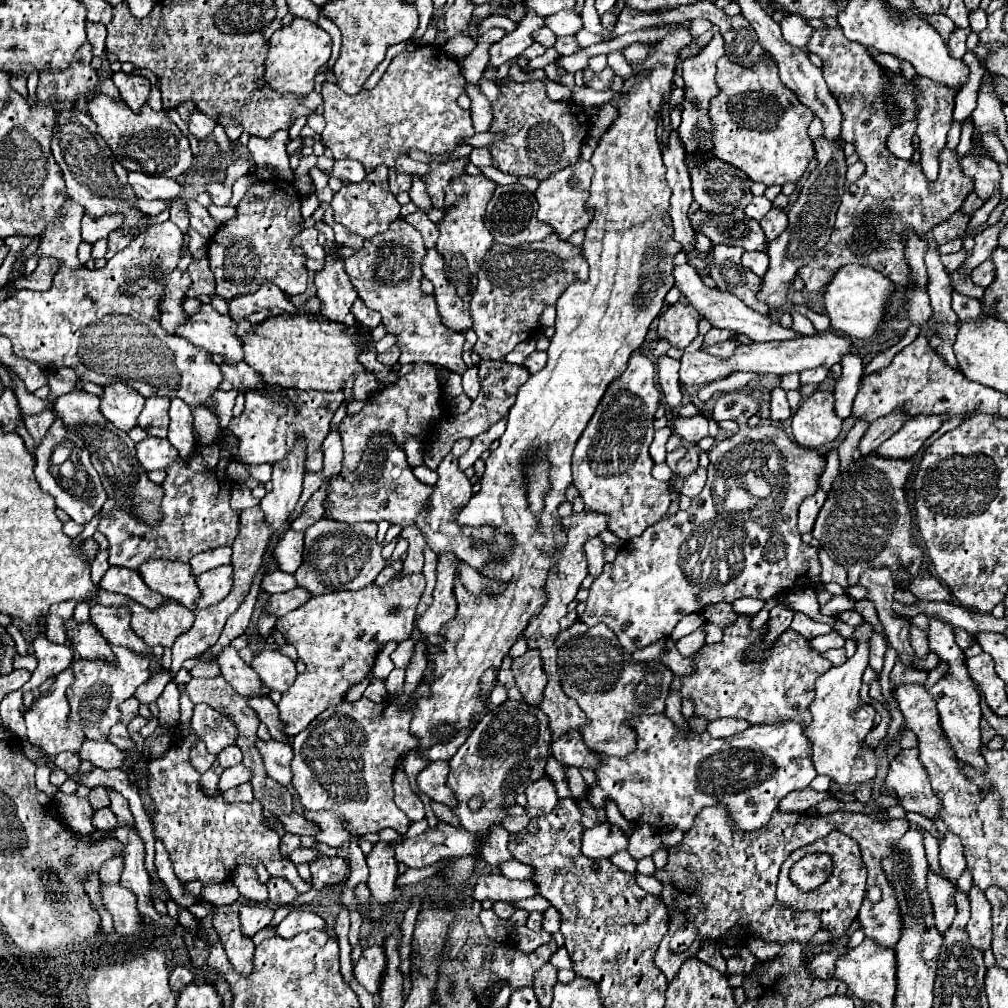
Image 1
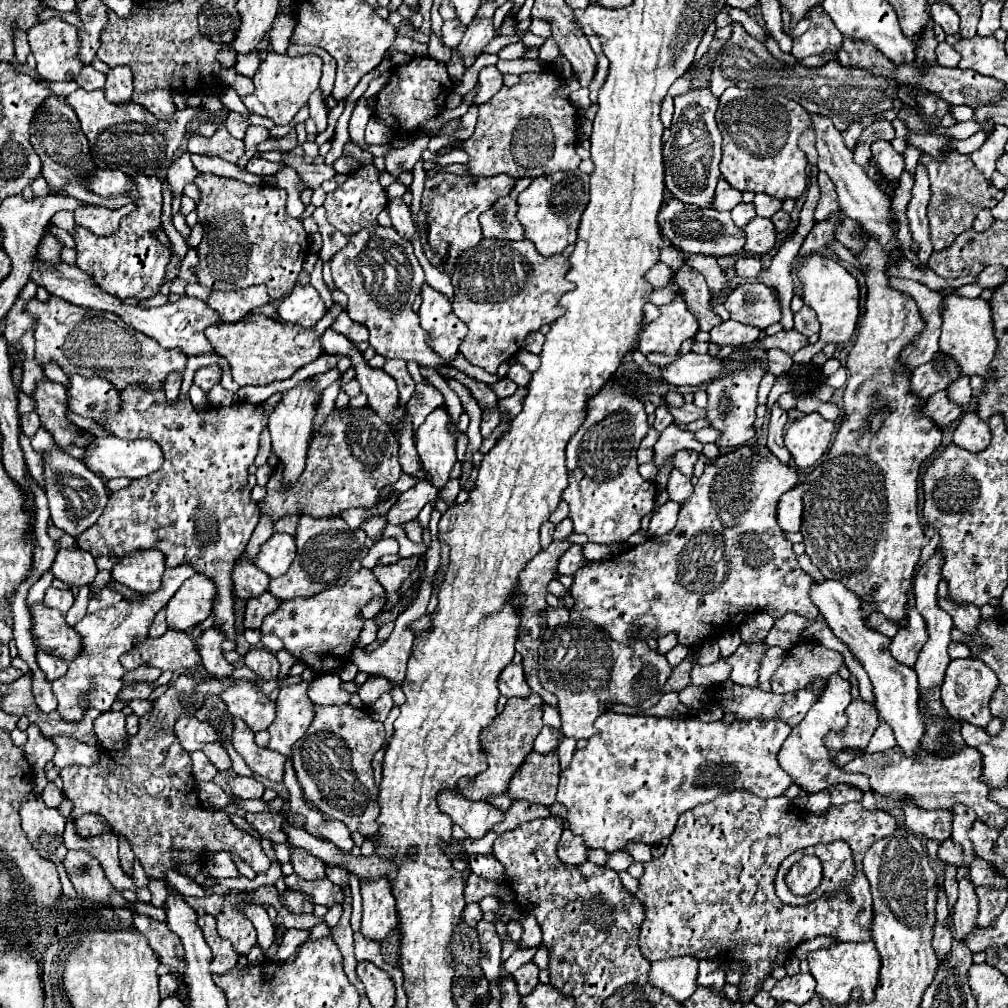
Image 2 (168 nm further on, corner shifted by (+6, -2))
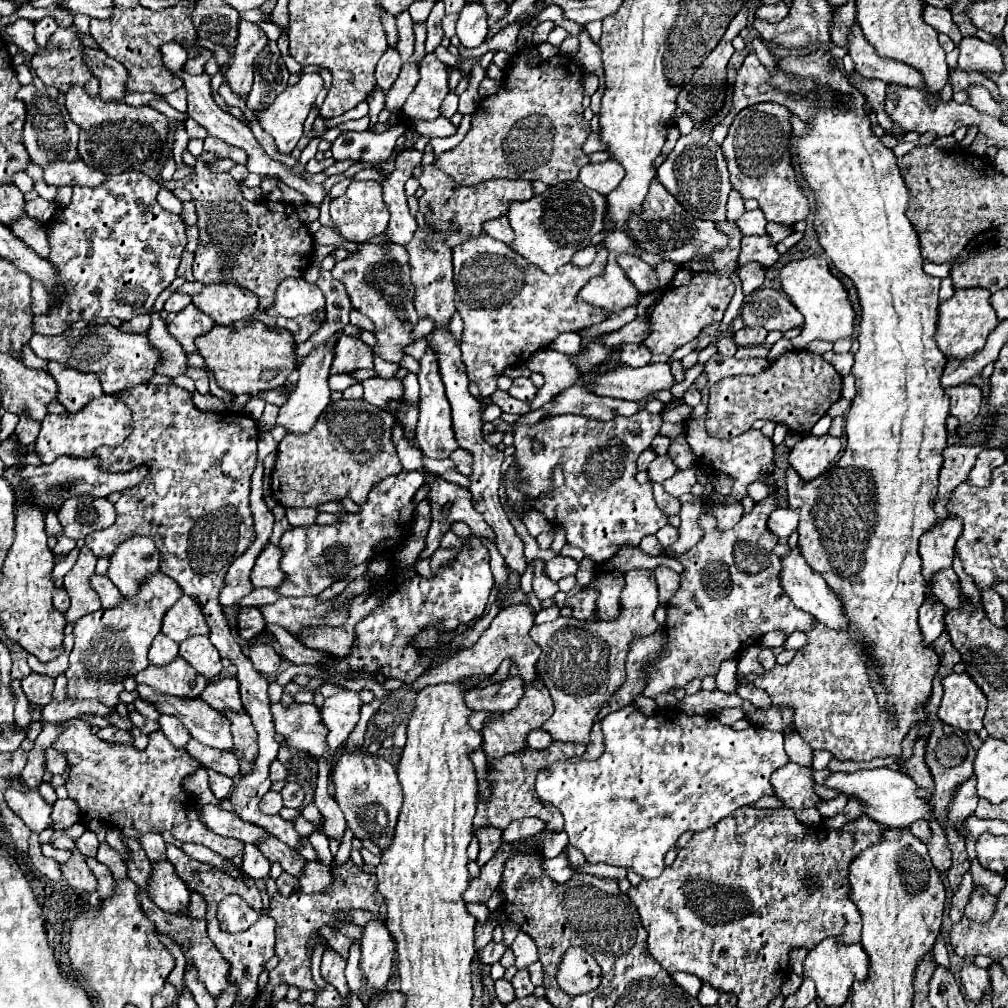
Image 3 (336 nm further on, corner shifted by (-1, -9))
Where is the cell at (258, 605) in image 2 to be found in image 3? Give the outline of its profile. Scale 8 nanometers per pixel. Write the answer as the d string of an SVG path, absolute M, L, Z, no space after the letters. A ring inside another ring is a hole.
M241 608L237 614L237 632L243 640L251 640L265 628L259 608Z

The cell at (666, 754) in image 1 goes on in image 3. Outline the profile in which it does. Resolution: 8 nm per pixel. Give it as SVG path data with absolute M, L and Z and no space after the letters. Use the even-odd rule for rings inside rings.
M629 704L629 706L623 706L619 708L617 712L611 712L603 722L601 722L601 728L603 728L603 736L605 736L605 752L603 756L599 756L597 760L593 762L587 762L587 760L581 760L581 762L571 762L571 760L561 760L561 762L553 762L553 764L547 764L539 770L537 778L535 778L535 792L537 796L559 808L559 812L563 814L563 820L565 820L565 832L569 836L569 842L579 848L585 856L585 860L589 864L609 864L609 866L621 866L625 870L633 870L637 872L639 876L643 878L657 878L661 872L663 872L663 858L667 854L667 850L677 842L677 838L691 830L691 832L701 832L705 828L711 828L715 826L721 818L729 816L729 812L741 808L741 806L747 806L747 804L753 804L757 802L761 796L771 796L773 788L769 784L769 778L771 774L781 768L783 764L789 762L789 756L785 754L783 750L783 734L781 732L771 732L771 730L765 730L765 728L759 728L759 726L749 726L747 730L733 730L731 726L723 726L717 722L715 716L689 716L685 712L667 712L667 714L655 714L655 716L643 716L641 710L635 706L635 704Z

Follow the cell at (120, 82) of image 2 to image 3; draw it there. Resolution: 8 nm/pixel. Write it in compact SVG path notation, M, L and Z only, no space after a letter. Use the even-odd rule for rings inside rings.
M85 48L83 50L85 64L89 72L99 80L99 96L103 100L117 100L125 96L125 80L127 70L117 60L109 58L103 50L97 48Z

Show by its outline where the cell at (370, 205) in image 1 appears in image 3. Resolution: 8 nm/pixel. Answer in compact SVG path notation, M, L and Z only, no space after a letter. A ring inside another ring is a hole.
M351 182L351 186L347 188L347 192L335 200L329 202L329 212L331 218L335 222L335 226L339 228L341 236L349 242L365 242L373 236L379 236L385 232L387 222L389 222L389 212L387 206L383 202L381 196L381 184L379 182Z

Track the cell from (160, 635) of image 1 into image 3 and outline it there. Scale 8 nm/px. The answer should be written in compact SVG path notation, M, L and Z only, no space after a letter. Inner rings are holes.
M177 658L175 662L167 666L149 666L147 670L139 672L135 676L139 684L147 684L163 694L179 696L179 698L199 698L203 688L207 686L207 680L197 674L187 662Z

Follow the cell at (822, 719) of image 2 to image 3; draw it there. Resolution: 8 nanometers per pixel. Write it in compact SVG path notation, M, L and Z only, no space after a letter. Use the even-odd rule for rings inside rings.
M793 762L775 770L775 774L771 776L771 786L785 808L801 810L811 808L819 802L819 796L813 792L815 782L811 778L811 772L813 768L803 768Z

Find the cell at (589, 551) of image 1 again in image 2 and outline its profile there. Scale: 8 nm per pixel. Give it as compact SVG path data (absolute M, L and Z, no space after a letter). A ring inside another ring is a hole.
M572 545L562 557L560 557L560 563L558 563L558 571L560 575L574 575L580 567L584 567L586 563L586 557L582 553L582 545Z

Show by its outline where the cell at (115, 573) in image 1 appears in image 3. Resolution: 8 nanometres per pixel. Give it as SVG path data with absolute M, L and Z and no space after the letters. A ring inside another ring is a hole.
M159 634L155 640L153 640L153 646L149 650L149 662L153 666L163 666L163 664L169 664L171 660L177 658L177 642L171 642L165 634Z

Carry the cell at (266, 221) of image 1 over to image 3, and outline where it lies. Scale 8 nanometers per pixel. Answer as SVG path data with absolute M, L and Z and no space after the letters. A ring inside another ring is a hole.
M197 160L195 176L185 184L197 210L199 246L193 260L193 276L197 282L211 284L227 280L259 300L265 310L273 304L275 290L287 276L299 278L313 258L313 238L299 222L297 212L285 202L247 202L237 182L227 174L213 174Z

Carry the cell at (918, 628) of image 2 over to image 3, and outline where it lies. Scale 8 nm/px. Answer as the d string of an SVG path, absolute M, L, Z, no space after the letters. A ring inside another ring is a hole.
M935 596L935 604L927 604L927 600L921 604L921 608L919 608L919 626L921 626L923 638L925 638L927 644L931 644L943 632L945 612L947 612L947 608L943 608L943 604L939 602L937 596Z

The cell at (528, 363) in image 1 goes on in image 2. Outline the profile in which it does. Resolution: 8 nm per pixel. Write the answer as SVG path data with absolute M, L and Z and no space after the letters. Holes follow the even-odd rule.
M512 363L512 367L508 369L508 377L510 377L518 387L526 387L528 381L530 381L530 377L532 377L532 373L530 373L524 365Z

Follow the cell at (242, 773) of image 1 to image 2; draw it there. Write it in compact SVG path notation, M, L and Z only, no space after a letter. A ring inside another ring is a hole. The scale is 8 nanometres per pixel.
M232 775L230 777L230 791L232 795L236 797L242 797L242 799L260 799L262 793L264 793L264 785L256 779L250 779L250 777L242 777L242 775Z

